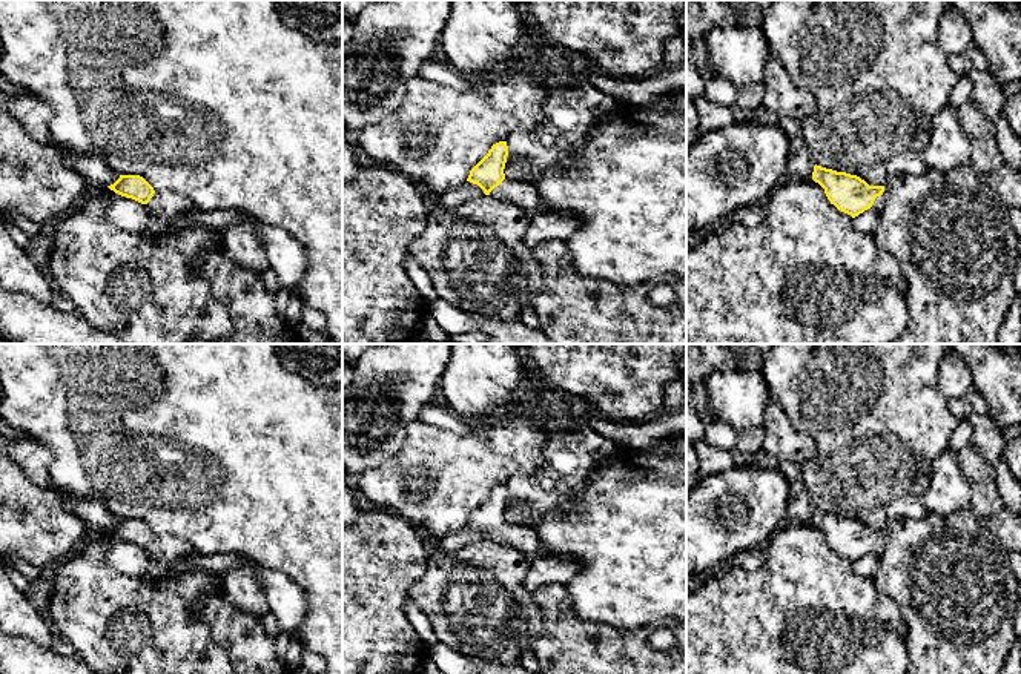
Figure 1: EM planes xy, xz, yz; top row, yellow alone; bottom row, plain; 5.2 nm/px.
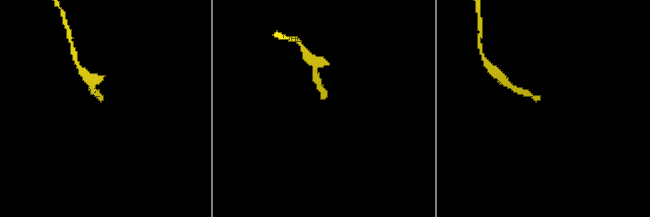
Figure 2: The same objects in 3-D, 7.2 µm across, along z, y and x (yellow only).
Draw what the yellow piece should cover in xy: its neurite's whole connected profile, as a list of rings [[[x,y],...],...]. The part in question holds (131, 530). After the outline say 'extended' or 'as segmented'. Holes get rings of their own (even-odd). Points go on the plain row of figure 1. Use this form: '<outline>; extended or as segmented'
[[[120,519],[120,522],[107,531],[121,540],[144,548],[157,562],[157,579],[170,579],[180,573],[190,571],[187,568],[187,557],[197,551],[186,540],[172,534],[155,536],[140,519]]]; extended

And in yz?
[[[814,510],[812,524],[818,527],[838,554],[858,560],[867,553],[877,559],[881,557],[884,548],[884,530],[869,530],[857,519],[837,516],[821,510]]]; extended

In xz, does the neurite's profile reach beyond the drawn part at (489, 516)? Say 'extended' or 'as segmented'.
extended

